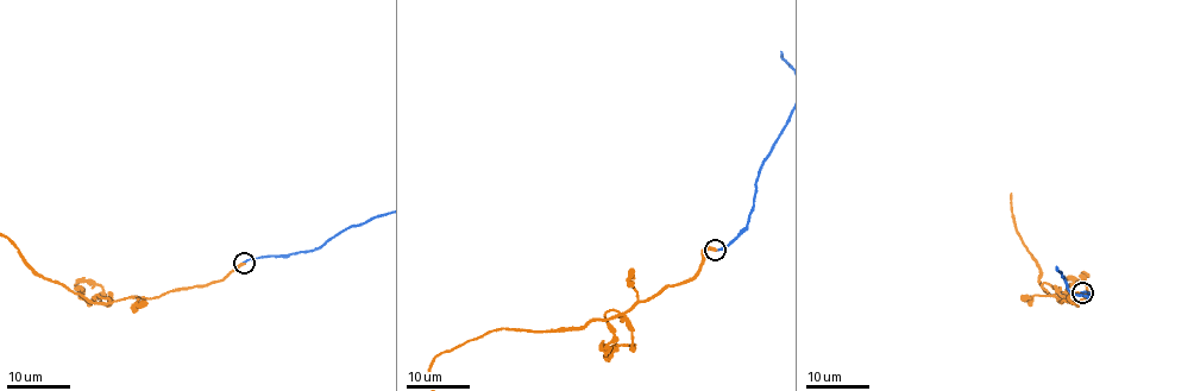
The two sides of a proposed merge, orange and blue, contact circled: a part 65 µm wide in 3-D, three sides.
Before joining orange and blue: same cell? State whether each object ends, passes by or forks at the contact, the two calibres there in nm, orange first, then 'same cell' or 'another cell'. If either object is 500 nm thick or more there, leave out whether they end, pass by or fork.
orange ends; blue ends; calibres 280 and 190 nm; another cell

